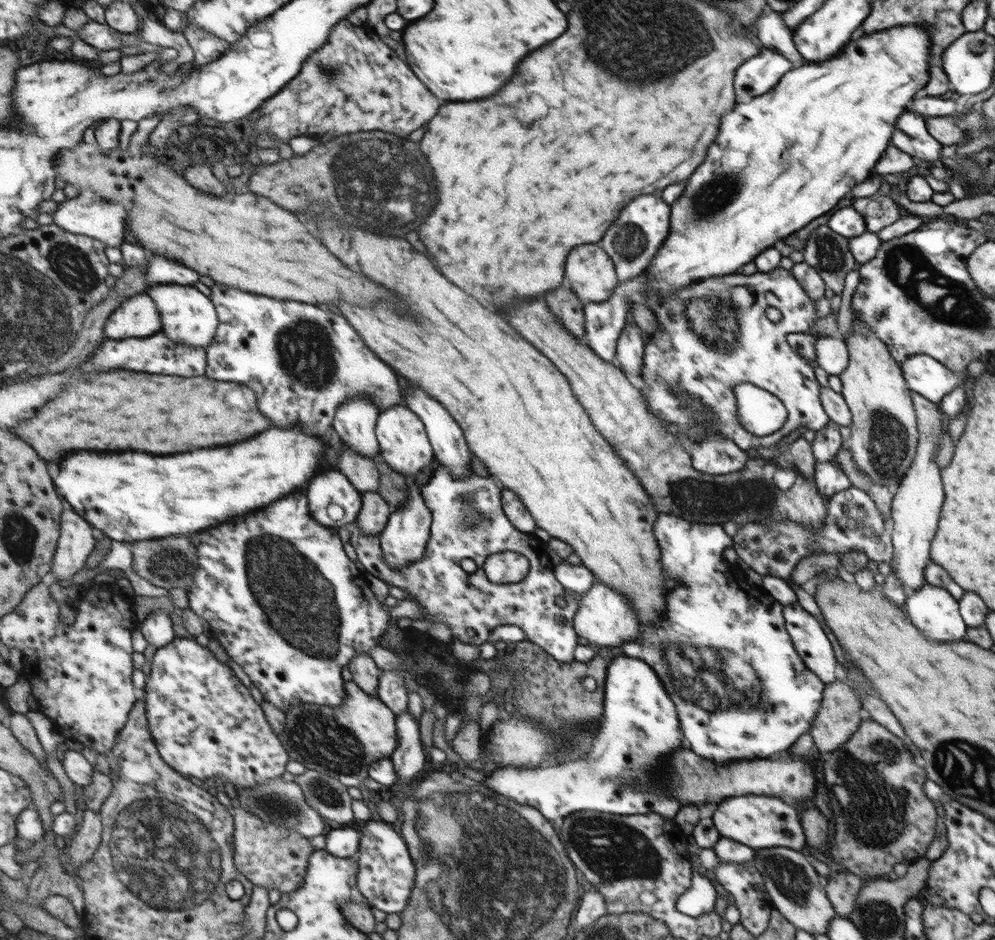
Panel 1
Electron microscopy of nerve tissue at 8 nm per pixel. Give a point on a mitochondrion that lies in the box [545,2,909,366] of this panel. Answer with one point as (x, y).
(710, 318)

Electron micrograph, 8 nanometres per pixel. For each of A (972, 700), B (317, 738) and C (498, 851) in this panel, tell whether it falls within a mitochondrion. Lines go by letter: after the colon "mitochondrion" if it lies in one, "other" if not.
A: other
B: mitochondrion
C: mitochondrion

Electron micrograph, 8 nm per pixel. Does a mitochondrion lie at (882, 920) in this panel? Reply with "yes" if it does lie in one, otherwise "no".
yes

